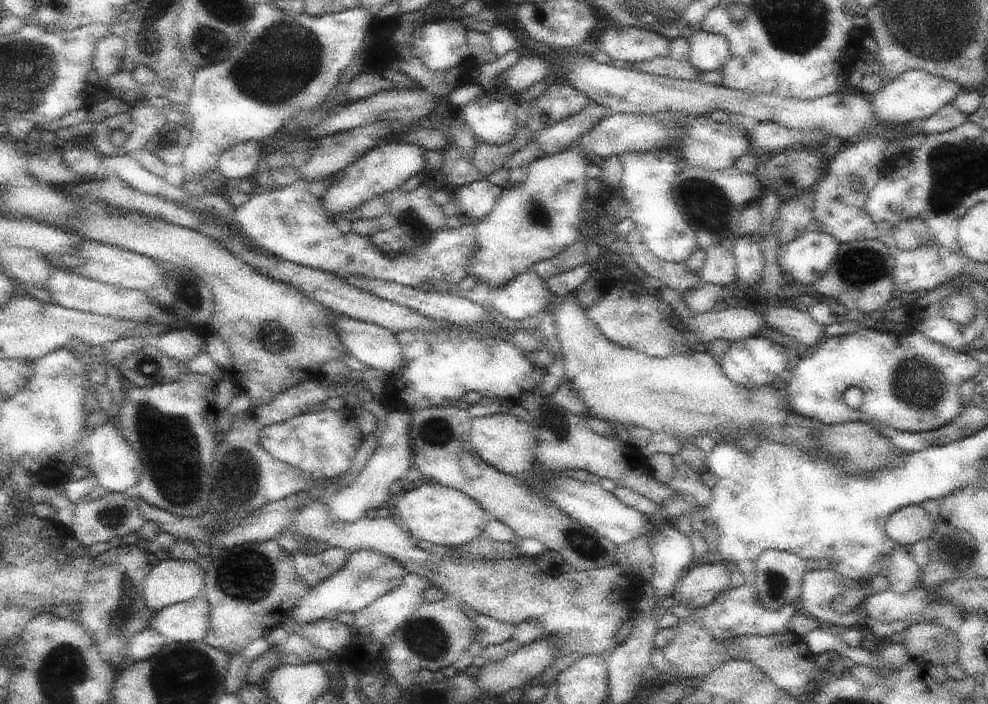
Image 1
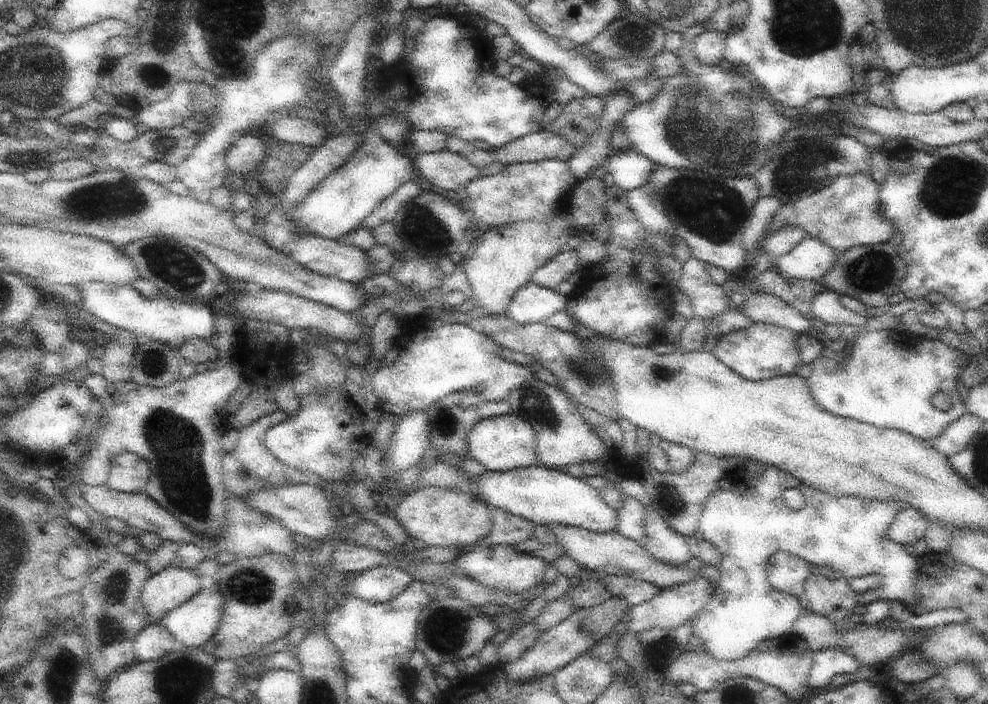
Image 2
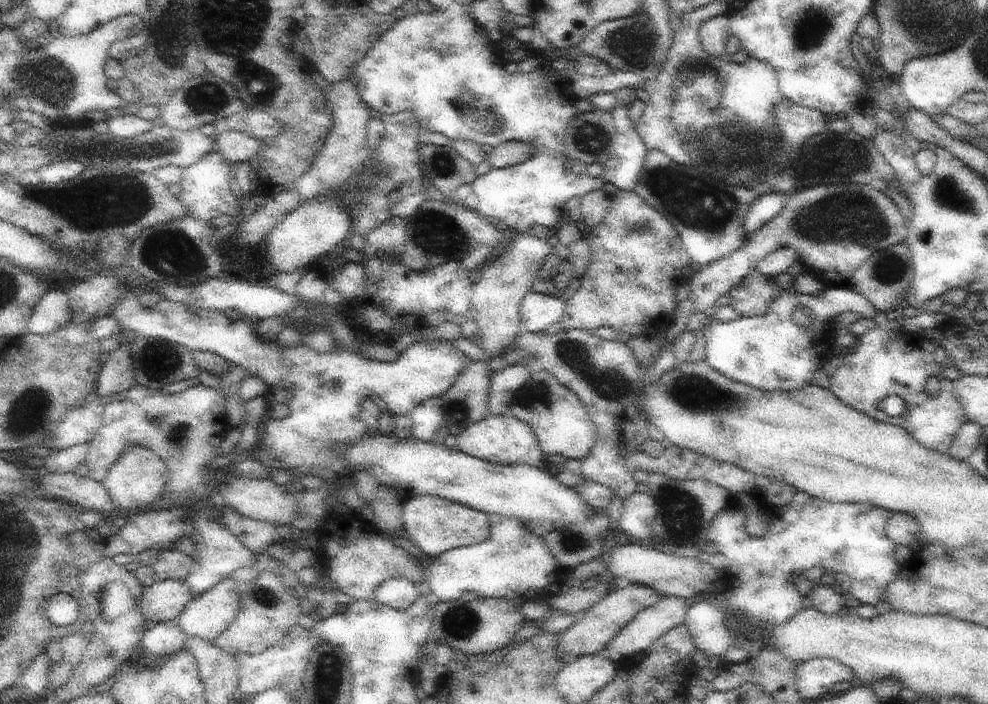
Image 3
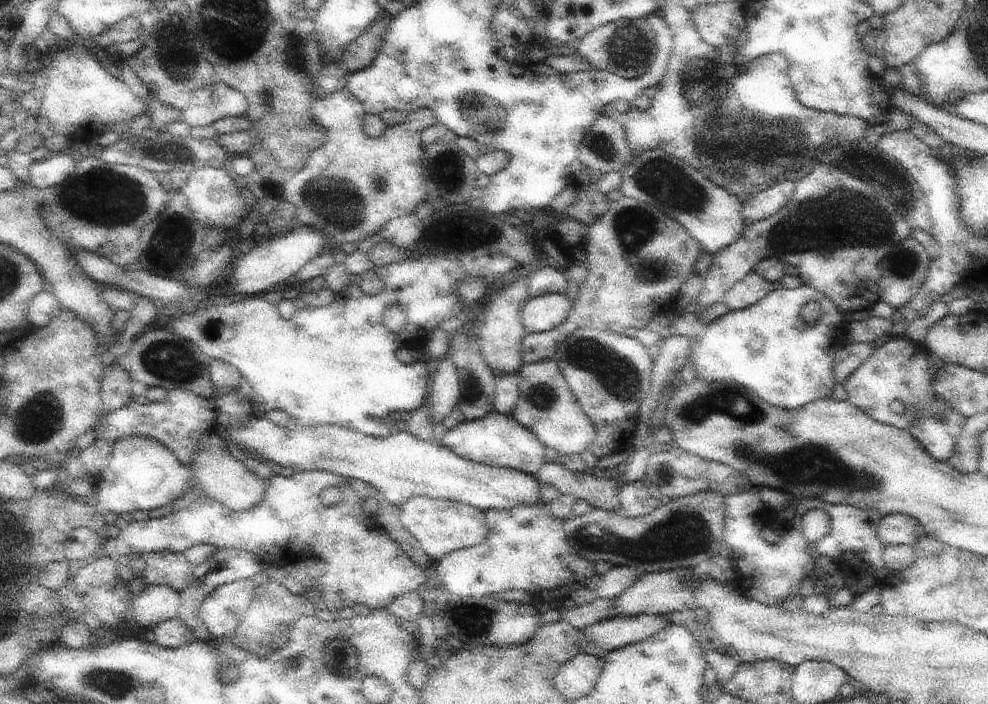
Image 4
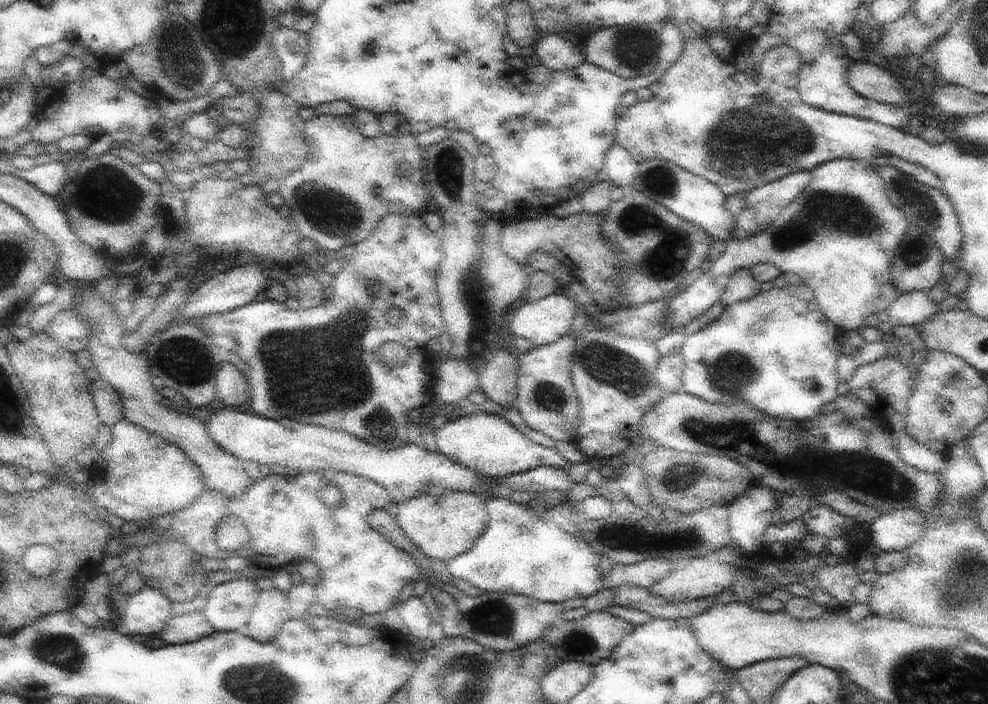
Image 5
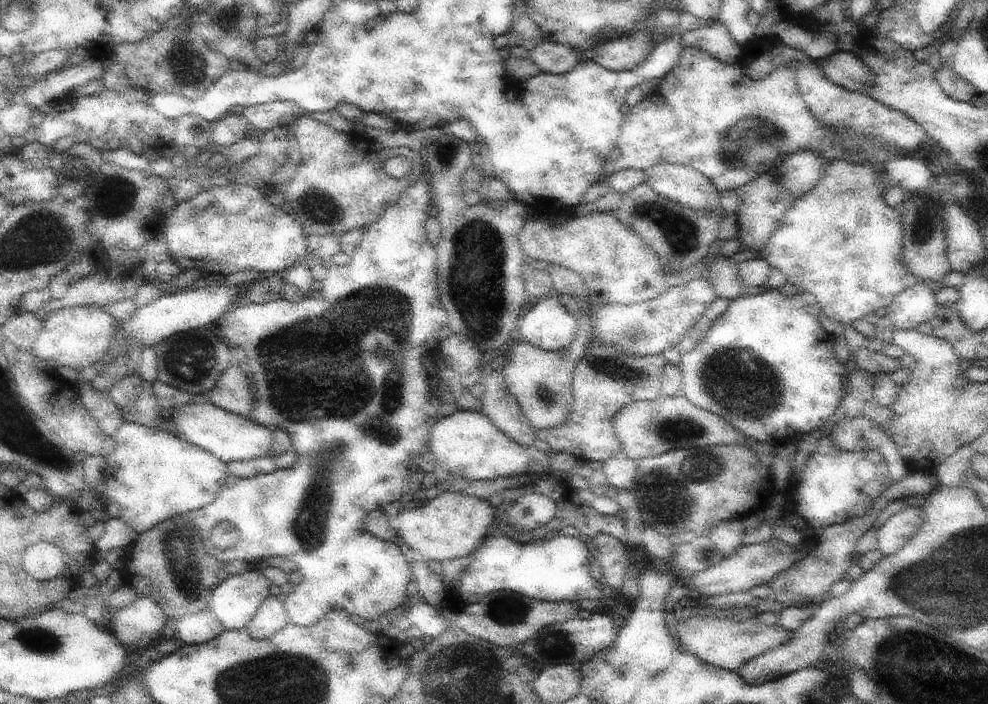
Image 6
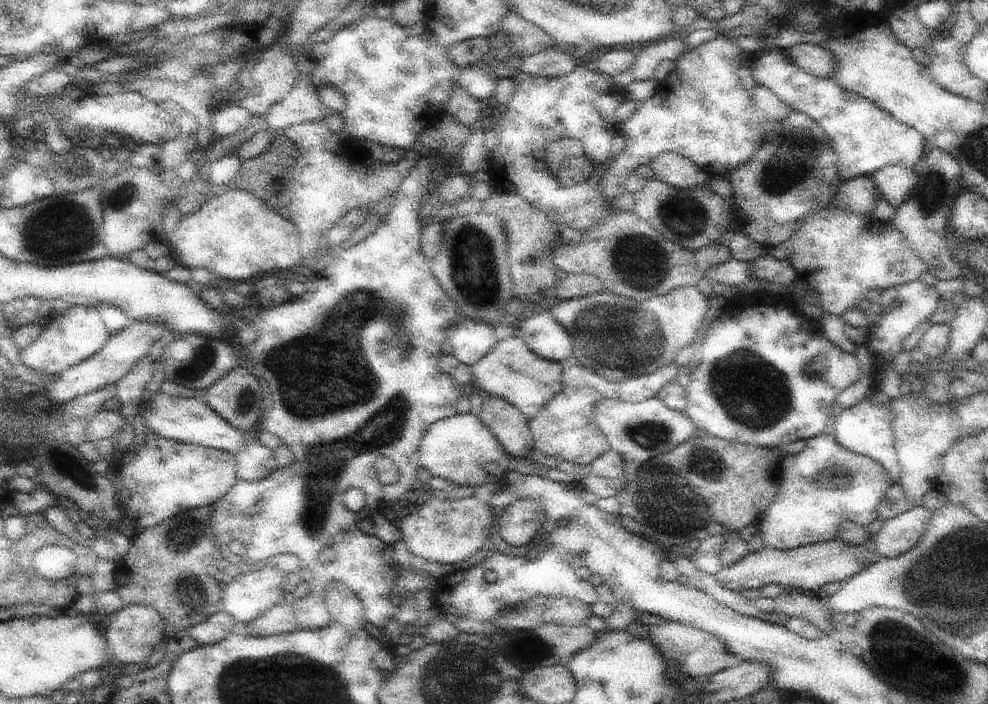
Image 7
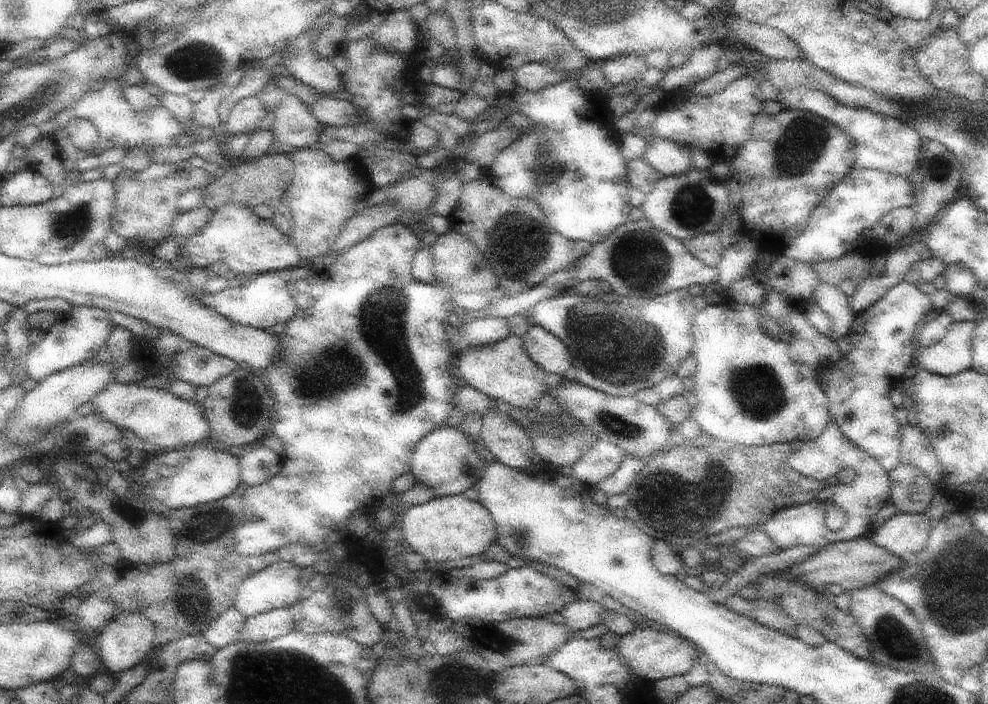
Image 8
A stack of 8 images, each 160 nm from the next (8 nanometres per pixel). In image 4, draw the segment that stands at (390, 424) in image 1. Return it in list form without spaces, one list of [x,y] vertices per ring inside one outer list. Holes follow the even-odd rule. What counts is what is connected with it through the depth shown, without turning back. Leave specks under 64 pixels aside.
[[[444,357],[436,366],[437,376],[431,390],[431,413],[433,422],[442,422],[454,407],[457,406],[462,396],[462,387],[454,363]]]

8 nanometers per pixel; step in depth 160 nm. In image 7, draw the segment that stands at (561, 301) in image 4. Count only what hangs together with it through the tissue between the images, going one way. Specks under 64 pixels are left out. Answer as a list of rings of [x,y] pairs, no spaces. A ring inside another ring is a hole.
[[[548,311],[530,313],[518,336],[542,358],[560,363],[573,355],[569,332]]]

